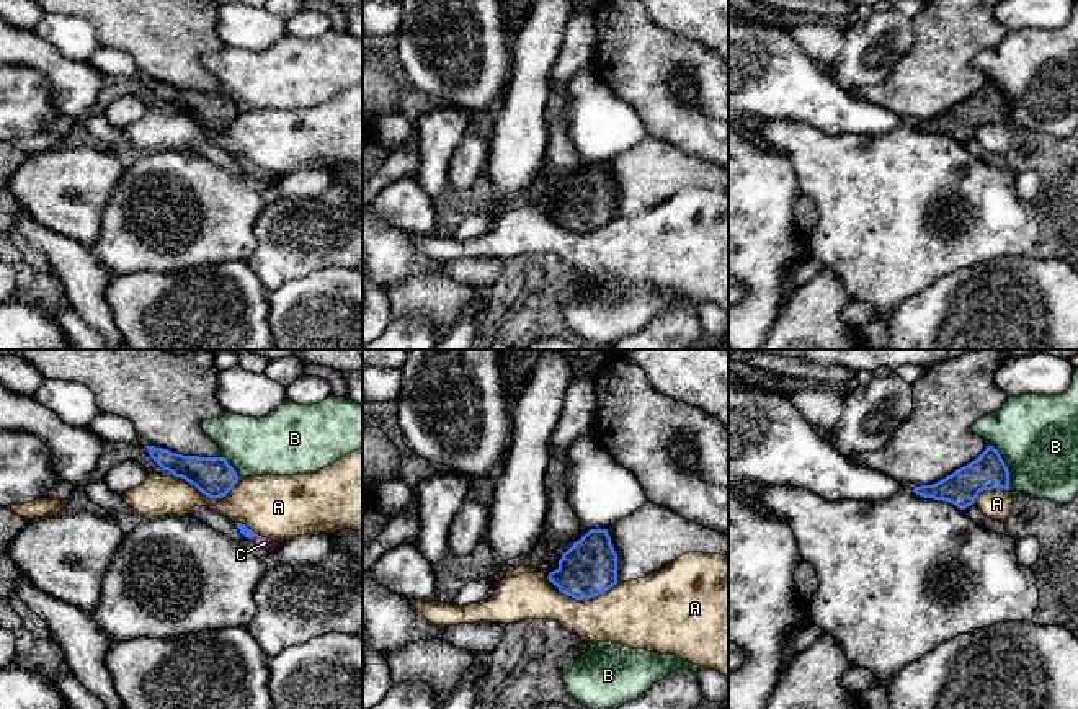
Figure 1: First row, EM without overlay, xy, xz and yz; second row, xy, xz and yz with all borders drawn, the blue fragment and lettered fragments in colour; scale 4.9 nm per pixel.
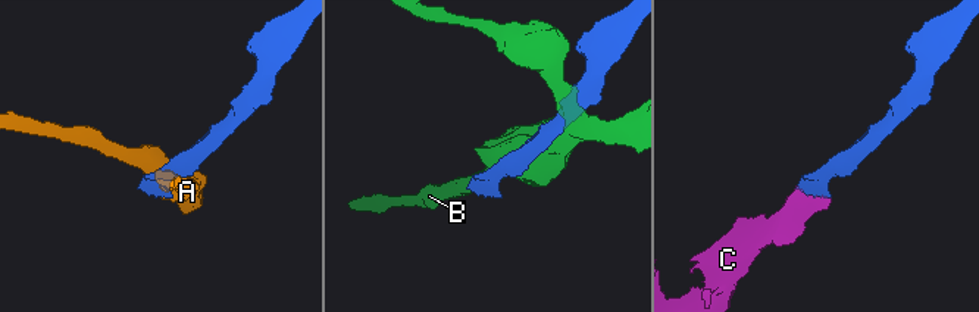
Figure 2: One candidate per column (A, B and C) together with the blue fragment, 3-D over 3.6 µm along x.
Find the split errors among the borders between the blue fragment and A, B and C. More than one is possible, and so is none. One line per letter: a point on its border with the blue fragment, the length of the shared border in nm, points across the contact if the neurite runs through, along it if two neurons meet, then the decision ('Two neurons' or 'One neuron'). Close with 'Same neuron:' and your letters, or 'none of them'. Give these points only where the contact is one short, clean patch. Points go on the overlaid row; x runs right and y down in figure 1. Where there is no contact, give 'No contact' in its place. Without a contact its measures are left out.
A: Touches blue at xy (208, 495). Shared border 340 nm. Two neurons
B: Touches blue at yz (1005, 466). Shared border 240 nm. Two neurons
C: Touches blue at xy (252, 536). Shared border 40 nm. Path across: xy (244, 530), (252, 536), (265, 543). One neuron
Same neuron: C

